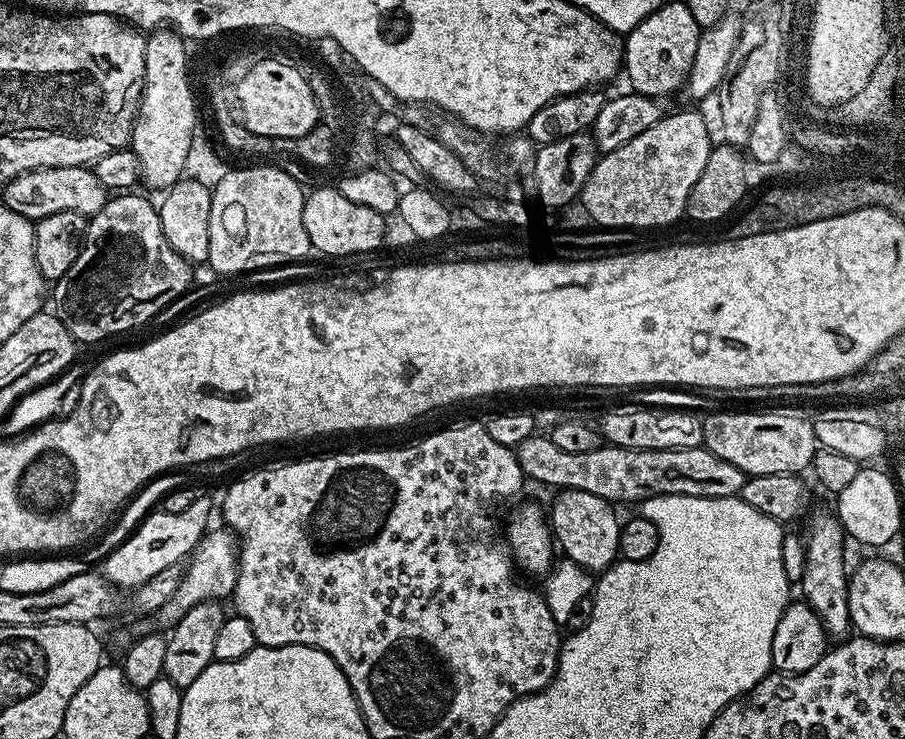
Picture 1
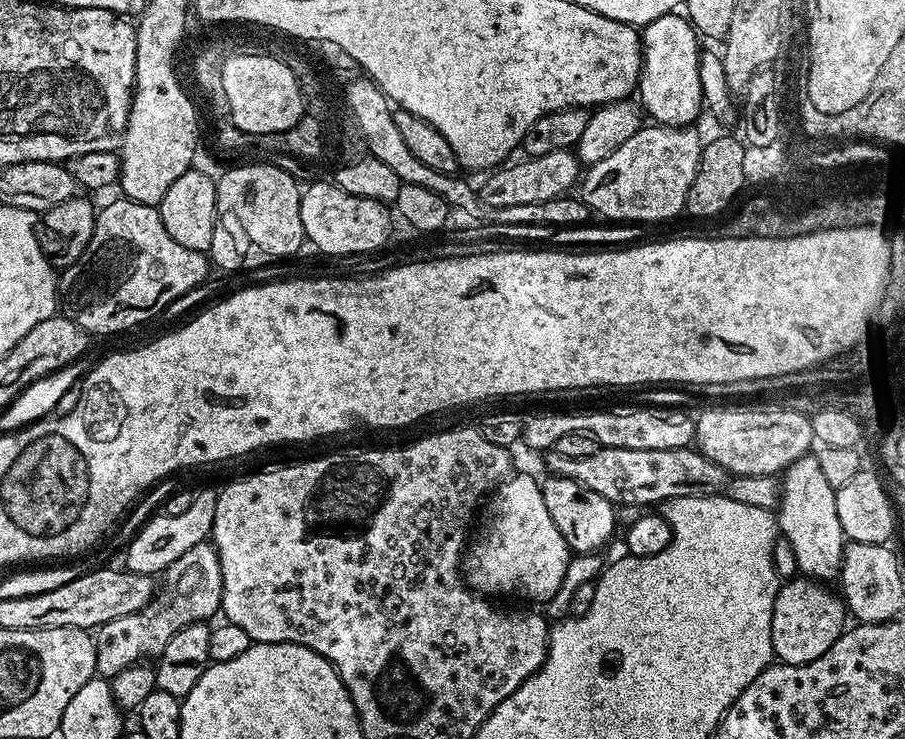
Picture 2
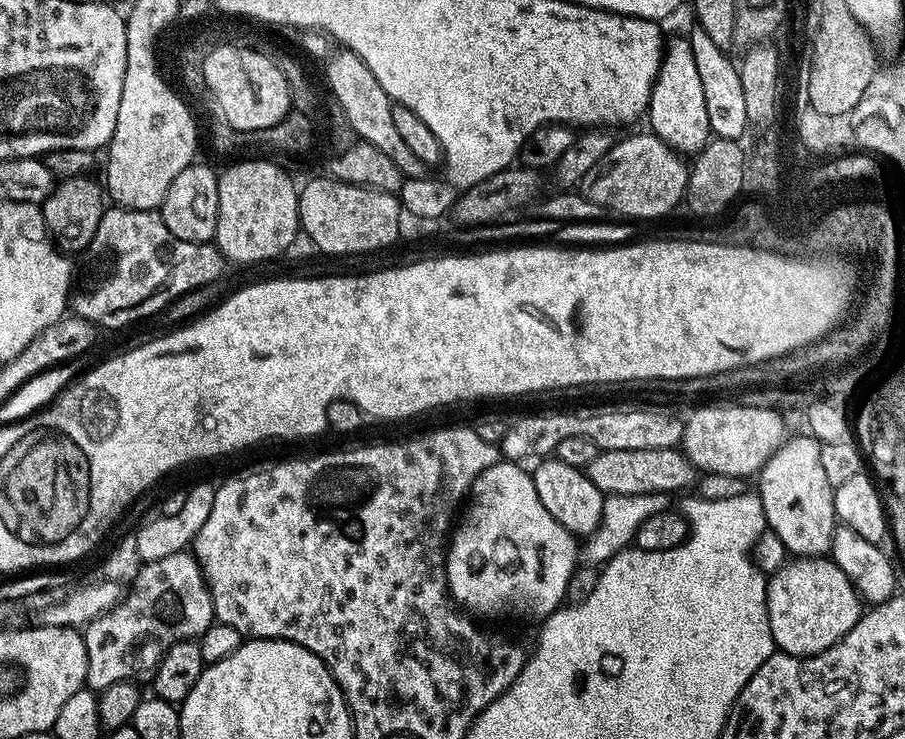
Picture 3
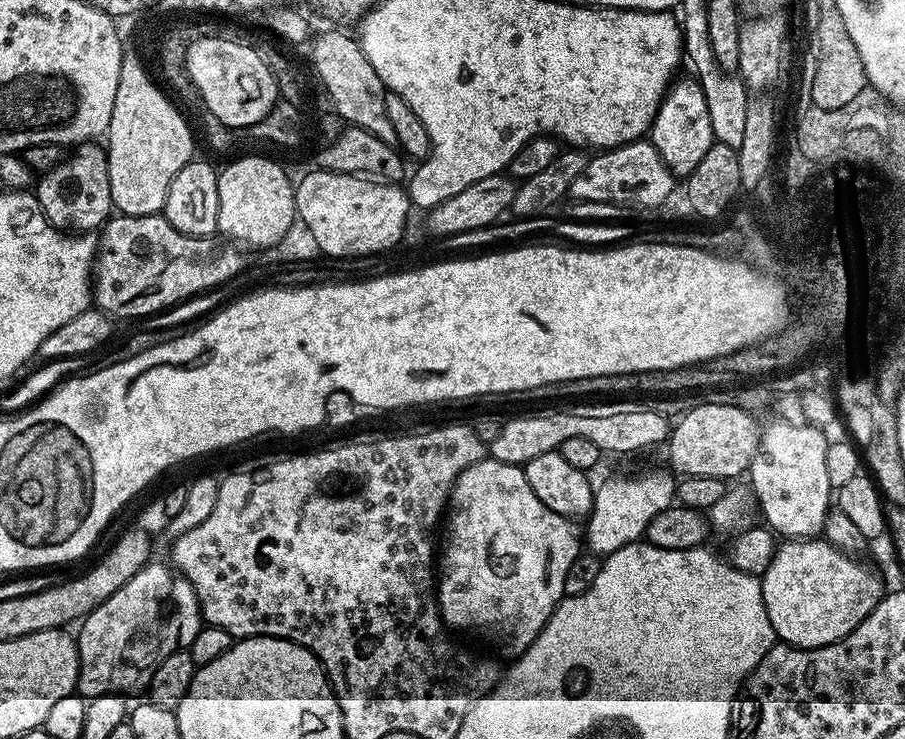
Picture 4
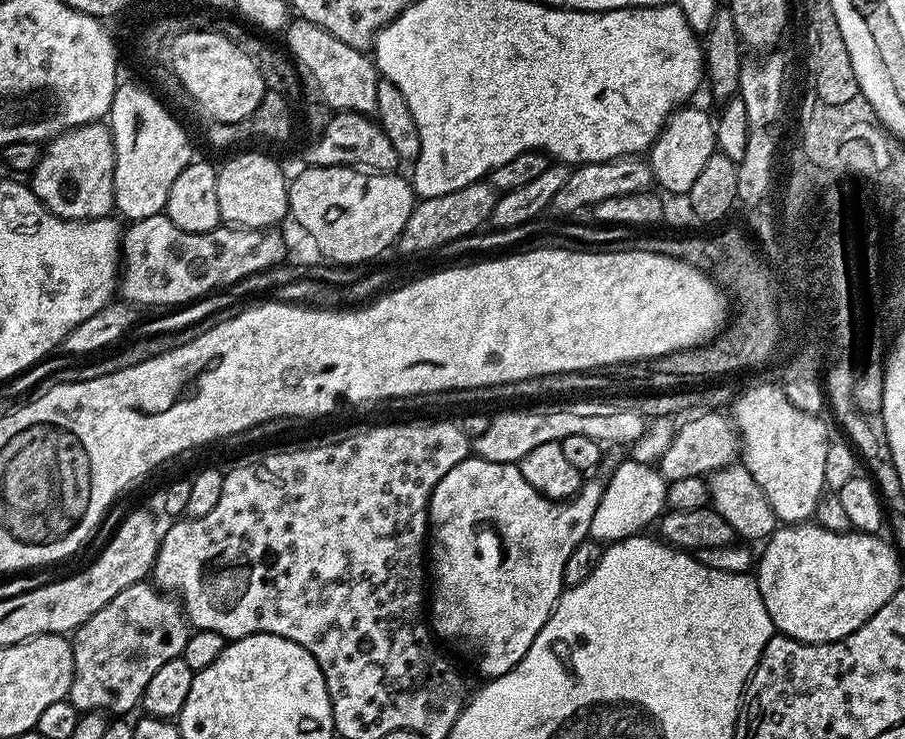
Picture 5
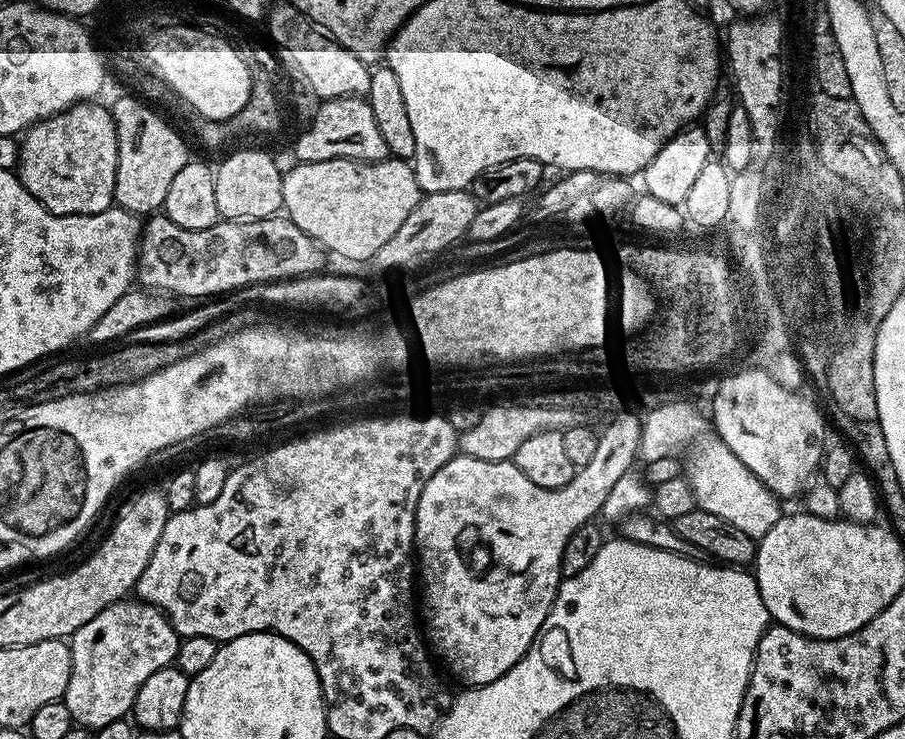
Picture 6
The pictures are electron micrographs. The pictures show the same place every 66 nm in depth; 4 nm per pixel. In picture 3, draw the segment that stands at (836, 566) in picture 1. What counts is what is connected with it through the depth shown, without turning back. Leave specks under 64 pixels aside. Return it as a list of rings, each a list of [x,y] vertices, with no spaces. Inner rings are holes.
[[[811,434],[803,435],[796,436],[793,440],[792,437],[785,439],[784,443],[776,449],[776,453],[766,461],[758,473],[758,481],[760,480],[758,495],[768,519],[768,528],[774,534],[778,534],[778,538],[782,538],[785,549],[793,557],[823,557],[832,551],[832,535],[838,523],[834,506],[836,493],[832,483],[826,479],[826,469],[822,467],[820,441]]]

